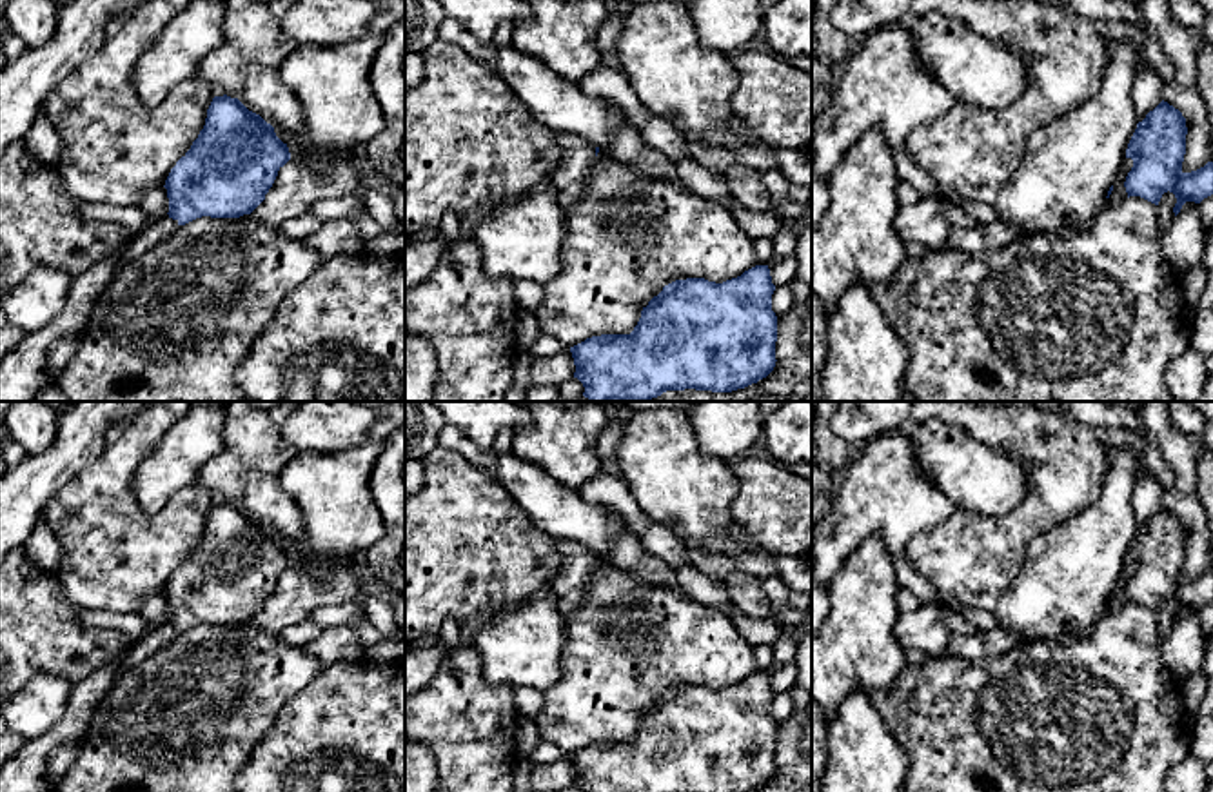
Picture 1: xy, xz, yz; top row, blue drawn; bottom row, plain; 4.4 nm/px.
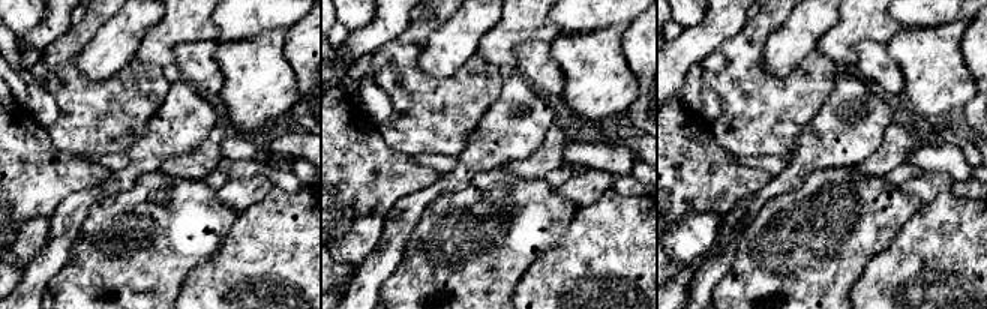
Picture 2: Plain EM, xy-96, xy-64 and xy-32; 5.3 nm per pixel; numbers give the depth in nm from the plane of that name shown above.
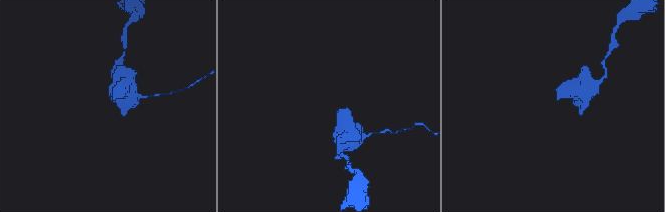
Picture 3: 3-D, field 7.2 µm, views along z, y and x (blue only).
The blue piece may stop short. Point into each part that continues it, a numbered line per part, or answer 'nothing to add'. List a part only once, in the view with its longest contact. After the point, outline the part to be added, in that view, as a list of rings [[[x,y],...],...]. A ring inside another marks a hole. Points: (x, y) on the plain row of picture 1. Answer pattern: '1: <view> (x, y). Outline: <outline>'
1: xy (160, 636). Outline: [[[169,621],[149,630],[138,641],[134,641],[123,654],[118,672],[122,674],[127,667],[153,656],[160,648],[167,647],[173,638],[178,634],[178,627],[173,627]]]

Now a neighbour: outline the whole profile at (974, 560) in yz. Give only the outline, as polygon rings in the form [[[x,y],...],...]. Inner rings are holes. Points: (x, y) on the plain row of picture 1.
[[[915,401],[908,425],[919,425],[932,418],[1008,452],[1024,469],[1026,496],[1010,512],[975,516],[955,509],[946,521],[917,532],[904,547],[902,554],[922,578],[942,596],[950,596],[966,607],[997,610],[1022,567],[1030,543],[1095,501],[1111,449],[1133,452],[1137,480],[1153,474],[1146,461],[1144,440],[1131,429],[1091,427],[1033,405],[990,405],[986,401]]]

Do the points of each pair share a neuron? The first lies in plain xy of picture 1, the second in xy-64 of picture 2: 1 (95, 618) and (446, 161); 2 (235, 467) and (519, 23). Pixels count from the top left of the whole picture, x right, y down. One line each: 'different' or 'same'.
1: same
2: same

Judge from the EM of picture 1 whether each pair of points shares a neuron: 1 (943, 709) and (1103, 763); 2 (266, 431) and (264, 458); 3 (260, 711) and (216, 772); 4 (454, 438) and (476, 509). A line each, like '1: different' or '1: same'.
1: same
2: same
3: same
4: different

